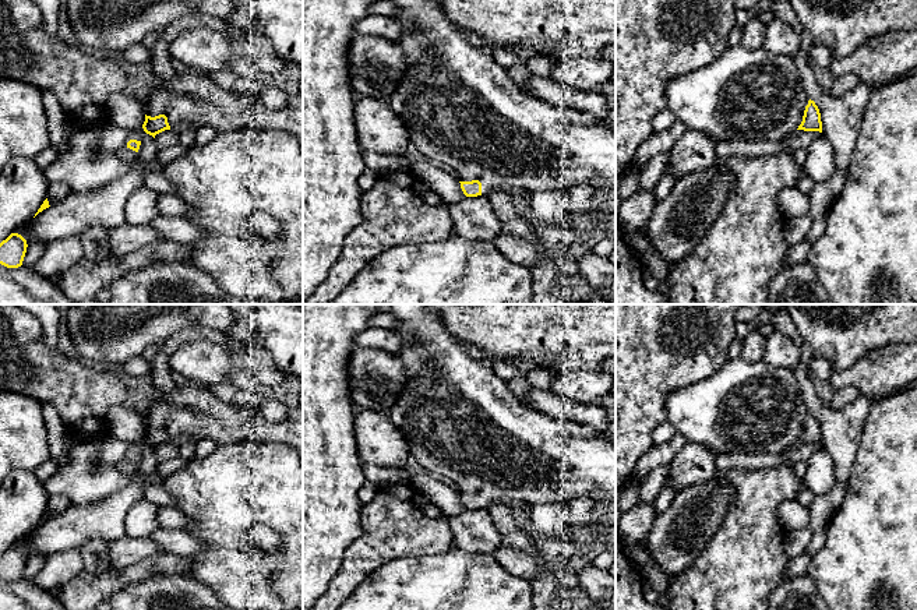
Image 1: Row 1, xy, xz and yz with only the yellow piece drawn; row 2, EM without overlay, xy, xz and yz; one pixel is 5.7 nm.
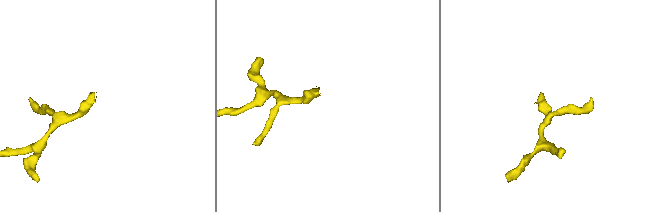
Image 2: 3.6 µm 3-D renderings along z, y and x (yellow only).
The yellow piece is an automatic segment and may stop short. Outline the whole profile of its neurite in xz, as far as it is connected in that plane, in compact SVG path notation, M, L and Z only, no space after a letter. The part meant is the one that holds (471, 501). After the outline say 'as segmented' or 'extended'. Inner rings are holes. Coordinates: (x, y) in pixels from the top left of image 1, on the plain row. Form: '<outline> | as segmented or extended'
M391 304L391 313L398 320L394 331L403 339L395 355L408 381L388 416L409 444L410 456L433 476L451 482L466 509L486 508L495 501L519 500L533 505L581 496L590 496L595 503L616 503L616 437L525 405L487 362L473 359L459 345L445 322L428 311L428 306Z | extended

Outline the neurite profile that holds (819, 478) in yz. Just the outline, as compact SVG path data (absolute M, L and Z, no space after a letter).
M823 447L808 458L804 483L814 496L825 494L835 486L833 459Z

